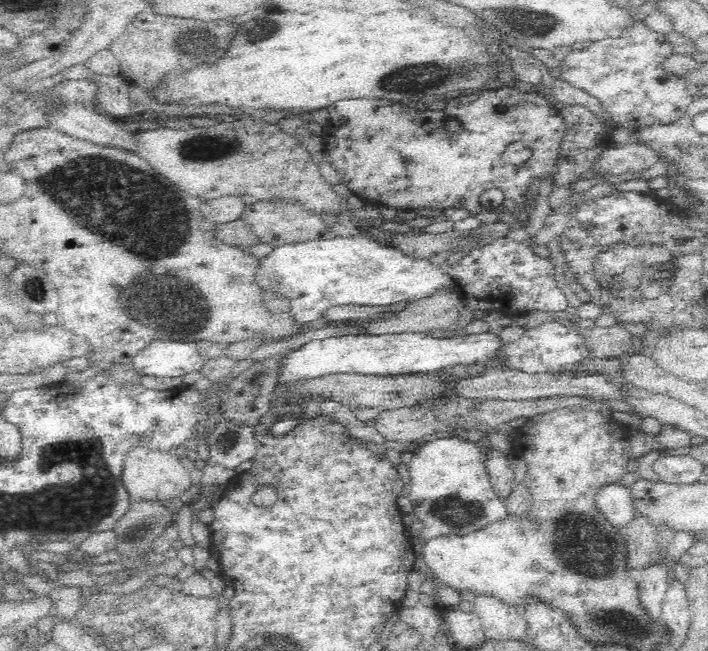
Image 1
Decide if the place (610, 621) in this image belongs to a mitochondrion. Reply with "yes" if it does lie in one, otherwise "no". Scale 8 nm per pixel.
yes

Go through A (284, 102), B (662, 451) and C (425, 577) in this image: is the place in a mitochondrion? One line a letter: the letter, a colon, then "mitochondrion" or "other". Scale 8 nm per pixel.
A: other
B: other
C: other

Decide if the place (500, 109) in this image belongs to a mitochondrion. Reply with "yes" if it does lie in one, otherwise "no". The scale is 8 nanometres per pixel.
no

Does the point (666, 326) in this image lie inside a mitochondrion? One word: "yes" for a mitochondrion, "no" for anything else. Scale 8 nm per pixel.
no

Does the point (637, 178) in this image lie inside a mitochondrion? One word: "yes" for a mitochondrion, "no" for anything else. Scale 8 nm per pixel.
no

